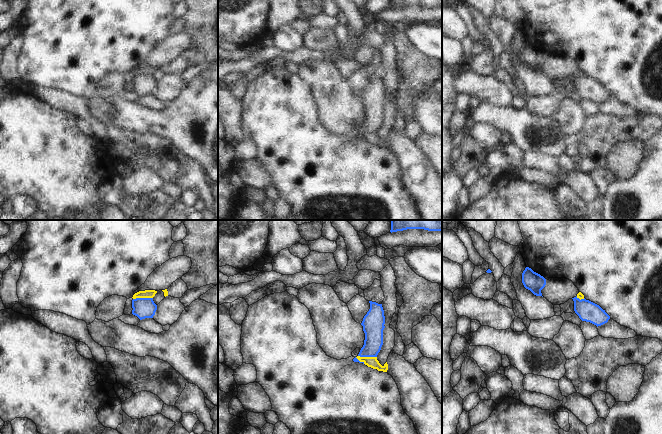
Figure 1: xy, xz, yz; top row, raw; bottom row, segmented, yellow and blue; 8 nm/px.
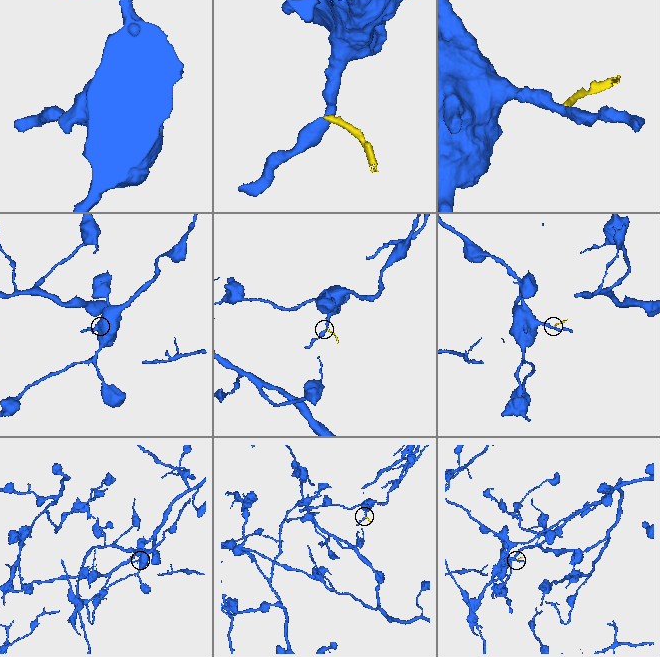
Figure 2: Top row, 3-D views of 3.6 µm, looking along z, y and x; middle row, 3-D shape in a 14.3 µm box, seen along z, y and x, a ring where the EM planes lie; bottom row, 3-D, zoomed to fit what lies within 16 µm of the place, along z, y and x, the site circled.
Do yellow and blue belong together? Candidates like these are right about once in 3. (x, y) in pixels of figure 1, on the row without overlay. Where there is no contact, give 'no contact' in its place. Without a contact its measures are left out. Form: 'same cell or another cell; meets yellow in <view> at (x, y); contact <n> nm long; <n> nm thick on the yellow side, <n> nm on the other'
another cell; meets yellow in xy at (142, 73); contact 160 nm long; 60 nm thick on the yellow side, 160 nm on the other

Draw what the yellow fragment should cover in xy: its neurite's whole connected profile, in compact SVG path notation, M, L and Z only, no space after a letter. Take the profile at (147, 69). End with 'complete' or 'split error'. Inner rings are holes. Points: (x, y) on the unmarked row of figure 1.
M145 66L145 67L139 67L133 71L133 75L136 74L153 74L157 67L155 66Z | complete

